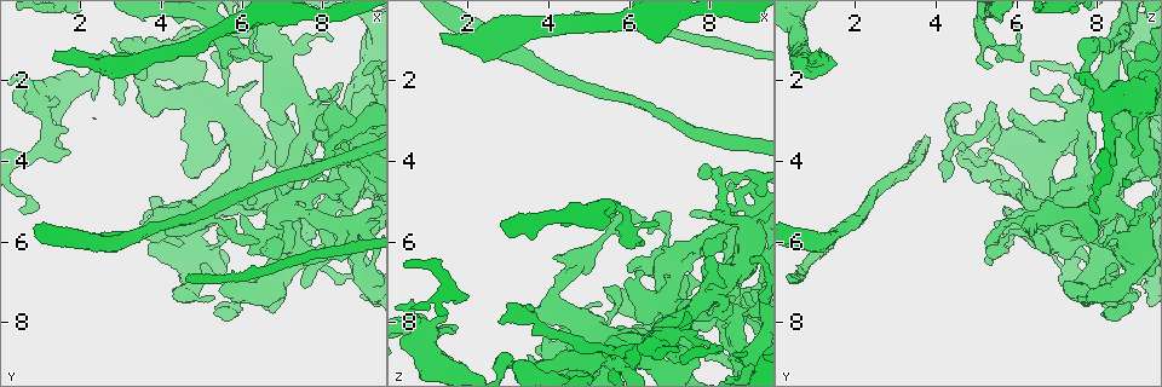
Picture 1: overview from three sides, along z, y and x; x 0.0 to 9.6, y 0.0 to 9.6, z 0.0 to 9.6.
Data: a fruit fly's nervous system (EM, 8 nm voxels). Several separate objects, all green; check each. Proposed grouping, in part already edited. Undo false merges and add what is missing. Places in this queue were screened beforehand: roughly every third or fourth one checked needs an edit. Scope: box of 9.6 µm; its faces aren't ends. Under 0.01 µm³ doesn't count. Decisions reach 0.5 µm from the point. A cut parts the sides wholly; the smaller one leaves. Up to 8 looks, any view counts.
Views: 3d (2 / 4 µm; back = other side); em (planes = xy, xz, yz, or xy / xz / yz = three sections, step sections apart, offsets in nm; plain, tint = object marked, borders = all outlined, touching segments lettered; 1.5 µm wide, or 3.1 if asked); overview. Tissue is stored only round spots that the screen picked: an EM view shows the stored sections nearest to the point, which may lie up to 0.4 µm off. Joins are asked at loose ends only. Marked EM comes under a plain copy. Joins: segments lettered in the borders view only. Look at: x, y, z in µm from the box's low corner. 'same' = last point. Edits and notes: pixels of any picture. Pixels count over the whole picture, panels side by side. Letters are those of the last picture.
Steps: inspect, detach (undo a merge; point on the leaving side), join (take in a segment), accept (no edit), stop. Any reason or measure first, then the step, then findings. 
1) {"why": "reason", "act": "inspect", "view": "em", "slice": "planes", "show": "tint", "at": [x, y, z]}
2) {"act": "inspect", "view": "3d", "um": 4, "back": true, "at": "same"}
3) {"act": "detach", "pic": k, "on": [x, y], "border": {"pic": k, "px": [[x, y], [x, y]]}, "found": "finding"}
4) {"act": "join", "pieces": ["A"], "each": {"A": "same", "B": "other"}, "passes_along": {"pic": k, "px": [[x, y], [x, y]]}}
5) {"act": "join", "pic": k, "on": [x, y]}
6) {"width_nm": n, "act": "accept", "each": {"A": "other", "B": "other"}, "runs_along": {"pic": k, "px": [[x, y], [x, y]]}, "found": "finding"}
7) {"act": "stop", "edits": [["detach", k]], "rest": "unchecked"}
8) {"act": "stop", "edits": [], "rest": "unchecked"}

{"why": "thick turns thin", "act": "inspect", "view": "em", "slice": "xz", "step": 4, "show": "tint", "at": [2.95, 1.65, 0.70]}

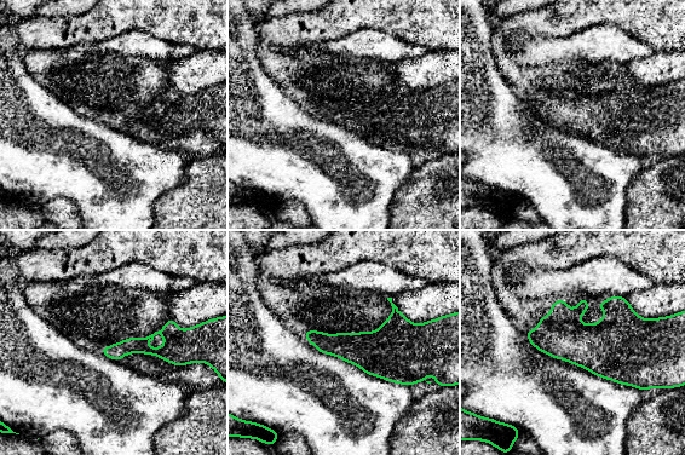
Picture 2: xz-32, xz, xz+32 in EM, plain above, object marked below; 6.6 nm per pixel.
{"why": "another direction", "act": "inspect", "view": "em", "slice": "planes", "show": "borders", "at": "same"}

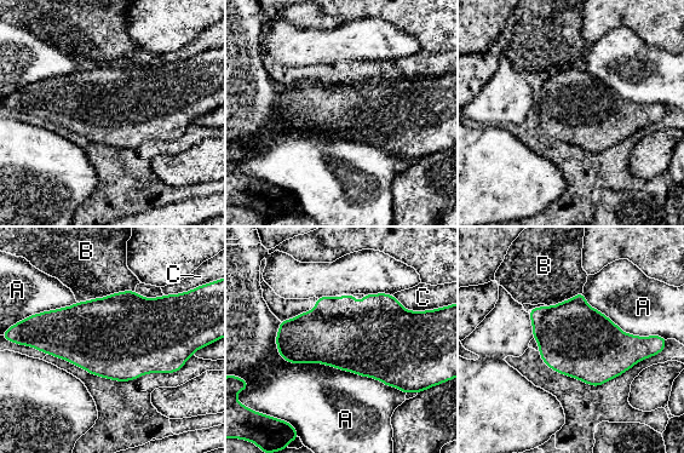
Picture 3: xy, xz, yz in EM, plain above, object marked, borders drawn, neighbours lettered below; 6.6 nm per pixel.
{"act": "accept", "each": {"A": "other", "B": "other", "C": "other"}, "border": {"pic": 3, "px": [[279, 321], [287, 361], [403, 391]]}, "found": "one cell here"}

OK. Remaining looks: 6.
{"why": "four-way junction", "act": "inspect", "view": "em", "slice": "planes", "show": "tint", "at": [9.10, 3.90, 4.70]}

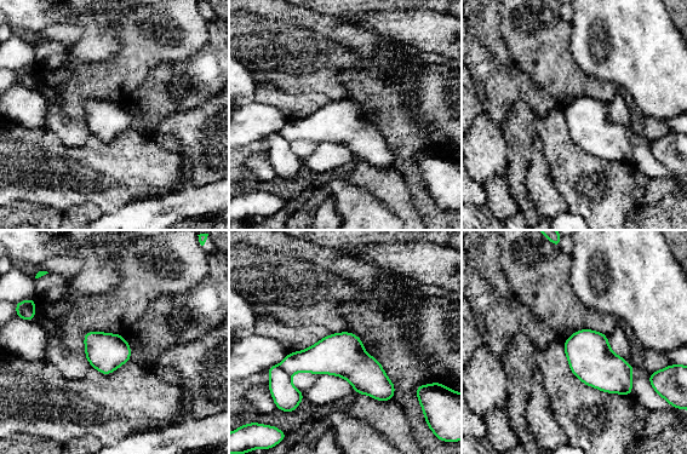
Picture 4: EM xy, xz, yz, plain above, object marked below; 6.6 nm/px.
{"act": "inspect", "view": "em", "slice": "planes", "show": "borders", "at": "same"}

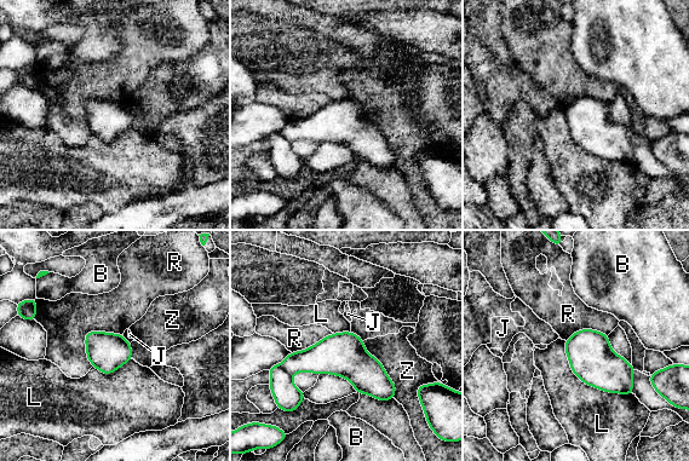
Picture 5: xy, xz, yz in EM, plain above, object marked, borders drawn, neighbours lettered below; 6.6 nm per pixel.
{"longest_contact_nm": ["L", 600], "act": "accept", "each": {"B": "other", "J": "other", "L": "other", "R": "other", "Z": "other"}, "found": "all the same cell"}

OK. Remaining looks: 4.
{"why": "abrupt turn", "act": "inspect", "view": "3d", "um": 2, "back": true, "at": [8.05, 2.40, 6.90]}

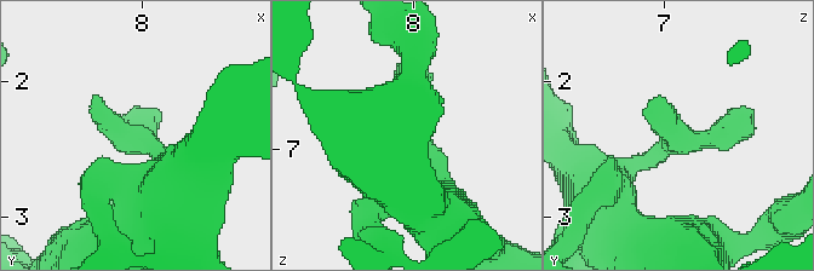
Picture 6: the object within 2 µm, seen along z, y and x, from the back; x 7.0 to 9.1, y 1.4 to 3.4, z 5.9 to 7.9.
{"why": "now the EM", "act": "inspect", "view": "em", "slice": "planes", "show": "tint", "at": [8.02, 2.42, 6.88]}

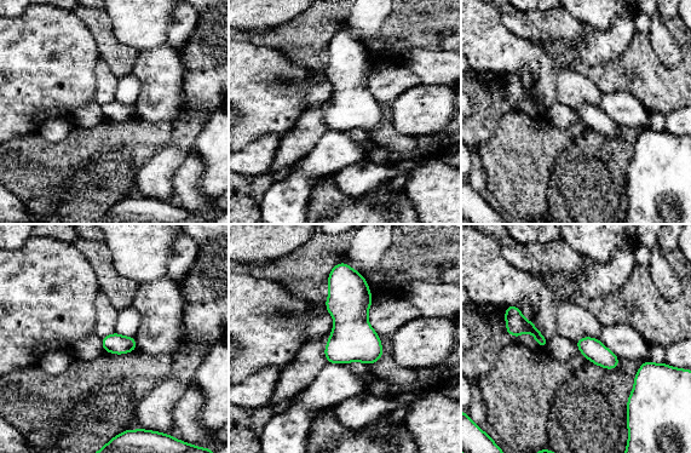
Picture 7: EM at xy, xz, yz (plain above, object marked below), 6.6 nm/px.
{"act": "inspect", "view": "em", "slice": "planes", "show": "borders", "at": "same"}

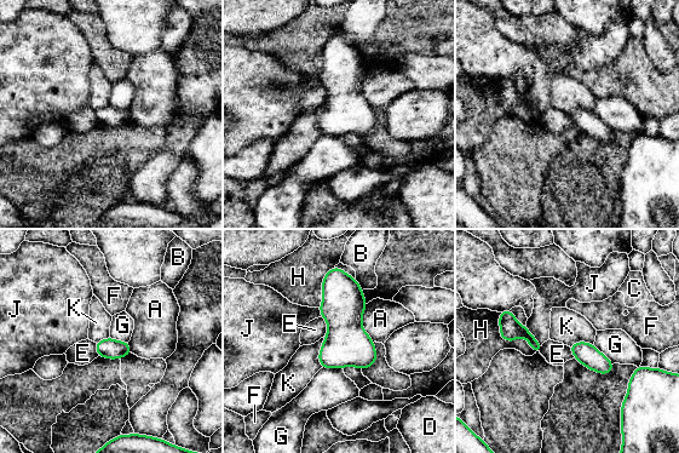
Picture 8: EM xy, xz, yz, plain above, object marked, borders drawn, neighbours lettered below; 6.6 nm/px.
{"width_nm": 140, "act": "accept", "each": {"A": "other", "B": "other", "C": "other", "D": "other", "E": "other", "F": "other", "G": "other", "H": "other", "J": "other", "K": "other"}, "border": {"pic": 8, "px": [[326, 337], [318, 354], [321, 367]]}, "found": "one cell here"}

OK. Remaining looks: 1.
{"act": "stop", "edits": [], "rest": "unchecked"}

